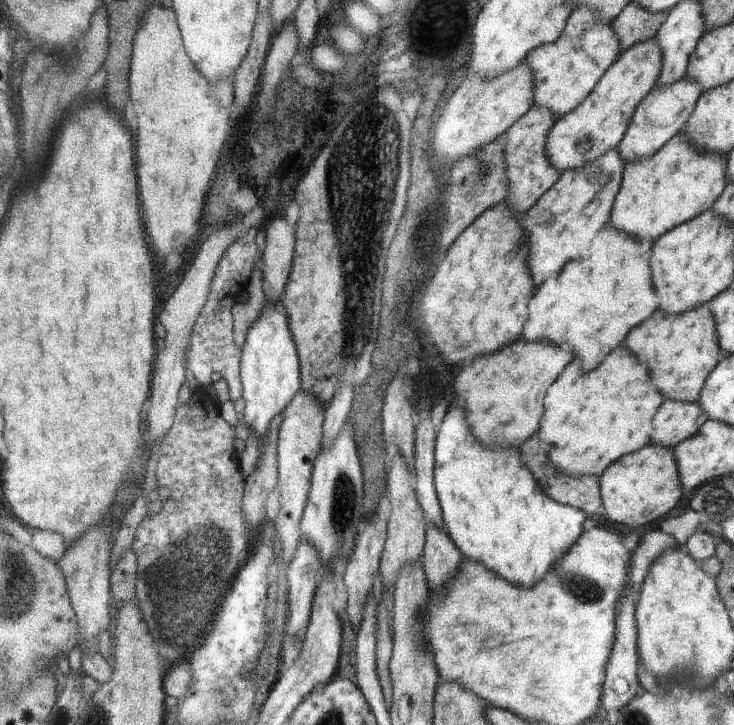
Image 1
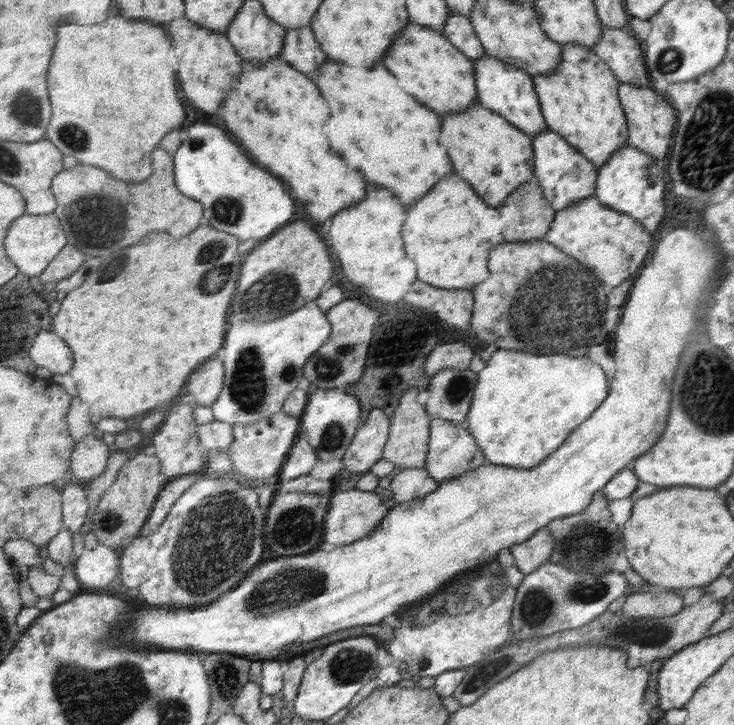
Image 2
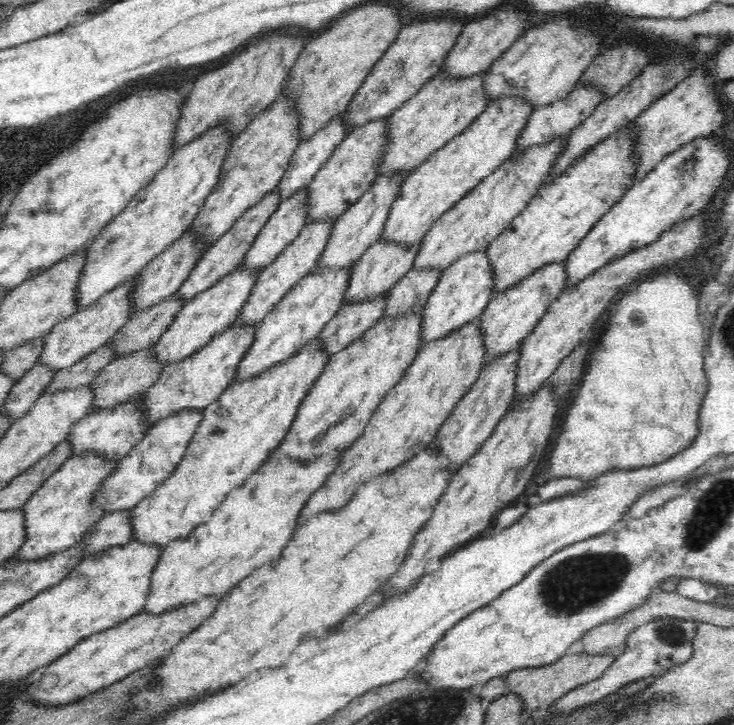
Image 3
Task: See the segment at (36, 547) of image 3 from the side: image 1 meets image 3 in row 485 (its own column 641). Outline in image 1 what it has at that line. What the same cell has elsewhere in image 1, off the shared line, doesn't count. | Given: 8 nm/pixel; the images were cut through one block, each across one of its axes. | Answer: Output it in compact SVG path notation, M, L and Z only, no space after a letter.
M656 38L622 51L618 61L602 76L582 104L556 120L546 141L546 154L552 166L562 172L577 170L616 150L638 104L657 86L662 63L662 48Z

